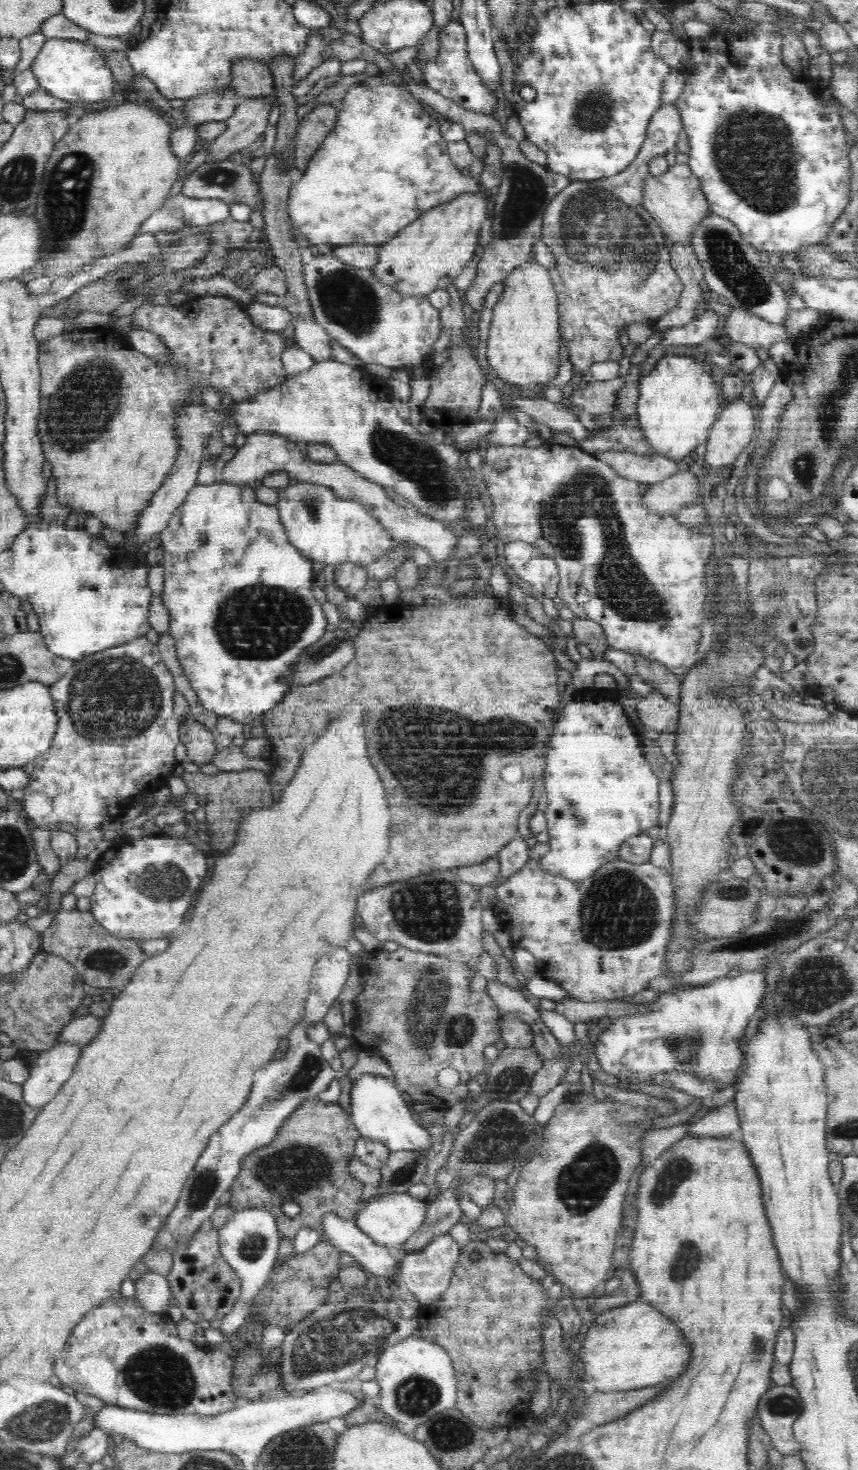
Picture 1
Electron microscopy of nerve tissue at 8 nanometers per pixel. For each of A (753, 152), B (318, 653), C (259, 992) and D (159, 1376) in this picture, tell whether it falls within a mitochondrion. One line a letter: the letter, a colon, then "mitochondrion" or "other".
A: mitochondrion
B: mitochondrion
C: other
D: mitochondrion

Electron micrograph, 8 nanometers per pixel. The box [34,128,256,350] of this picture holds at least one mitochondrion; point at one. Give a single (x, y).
(64, 212)

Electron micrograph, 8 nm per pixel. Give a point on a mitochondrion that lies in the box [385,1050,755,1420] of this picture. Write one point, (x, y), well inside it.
(584, 1183)

